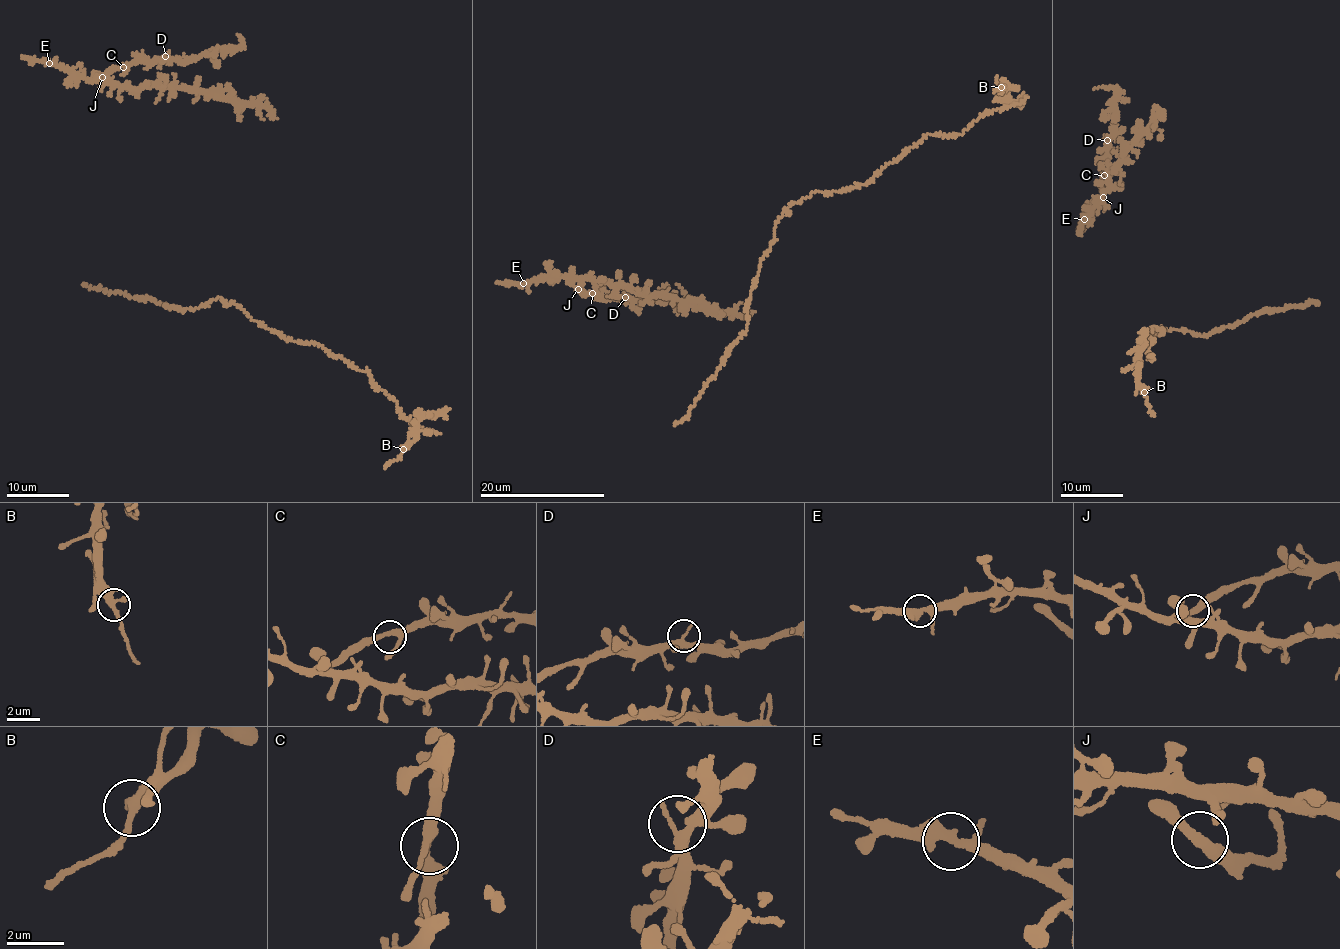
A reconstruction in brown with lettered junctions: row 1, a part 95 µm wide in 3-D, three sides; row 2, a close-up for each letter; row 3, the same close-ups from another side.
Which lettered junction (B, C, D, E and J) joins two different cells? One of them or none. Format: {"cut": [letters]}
{"cut": []}

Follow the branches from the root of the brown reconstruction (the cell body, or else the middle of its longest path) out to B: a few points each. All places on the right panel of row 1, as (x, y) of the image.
B: (1251, 313), (1205, 335), (1162, 327), (1140, 338), (1143, 333), (1153, 340), (1151, 357), (1138, 365), (1144, 392)

